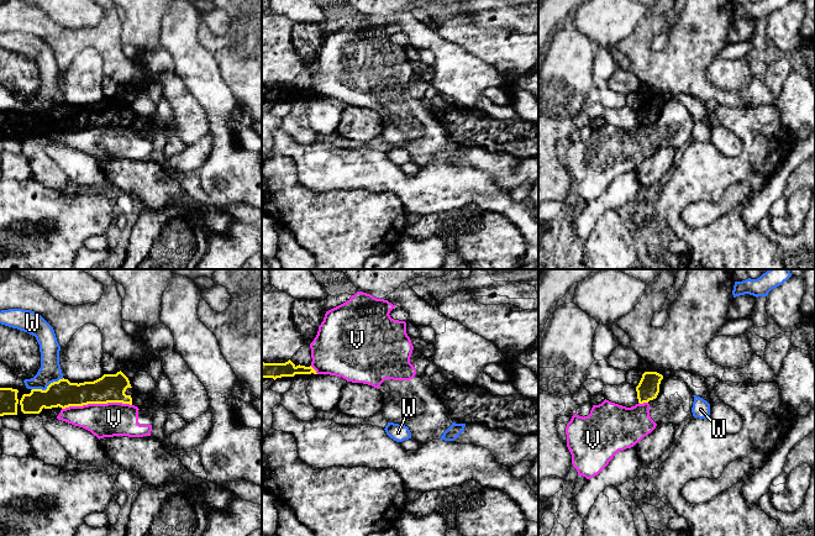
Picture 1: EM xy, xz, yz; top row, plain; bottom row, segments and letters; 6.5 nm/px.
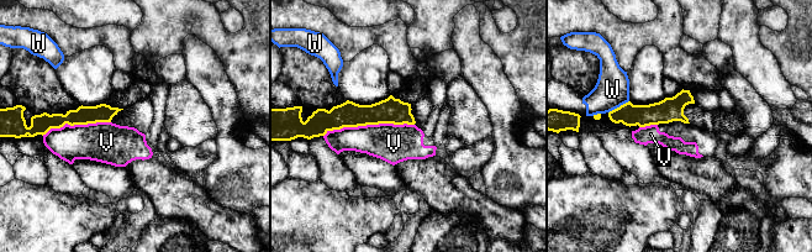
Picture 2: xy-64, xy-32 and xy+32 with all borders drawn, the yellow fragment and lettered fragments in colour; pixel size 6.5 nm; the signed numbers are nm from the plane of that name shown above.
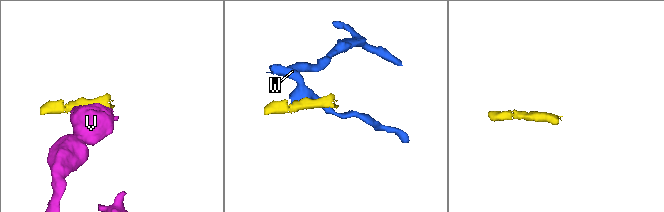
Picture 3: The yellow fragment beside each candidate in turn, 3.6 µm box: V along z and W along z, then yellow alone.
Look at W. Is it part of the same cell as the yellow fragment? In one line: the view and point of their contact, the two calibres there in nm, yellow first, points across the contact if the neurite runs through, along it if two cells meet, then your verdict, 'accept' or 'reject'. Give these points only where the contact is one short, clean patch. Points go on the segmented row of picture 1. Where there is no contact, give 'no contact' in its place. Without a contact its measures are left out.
contact xy (47, 387); calibres 170 and 140 nm; border xy (63, 378), (52, 382), (45, 389), (31, 390); reject

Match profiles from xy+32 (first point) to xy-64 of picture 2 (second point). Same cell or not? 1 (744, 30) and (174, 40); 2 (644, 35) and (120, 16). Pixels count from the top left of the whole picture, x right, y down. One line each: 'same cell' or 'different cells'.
1: different cells
2: different cells

